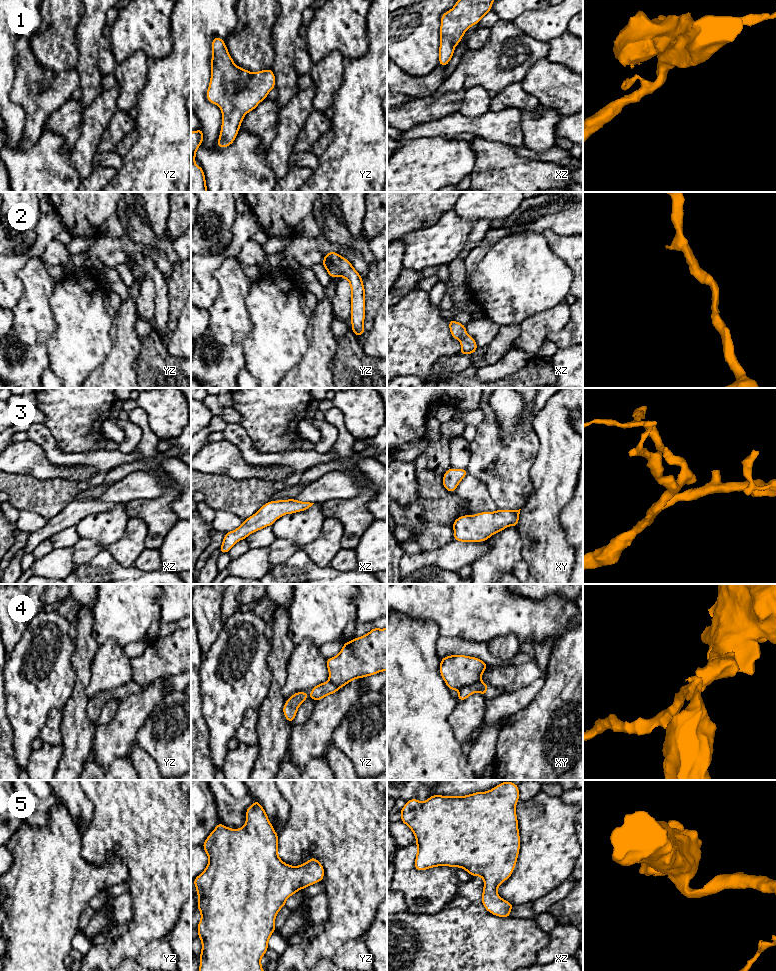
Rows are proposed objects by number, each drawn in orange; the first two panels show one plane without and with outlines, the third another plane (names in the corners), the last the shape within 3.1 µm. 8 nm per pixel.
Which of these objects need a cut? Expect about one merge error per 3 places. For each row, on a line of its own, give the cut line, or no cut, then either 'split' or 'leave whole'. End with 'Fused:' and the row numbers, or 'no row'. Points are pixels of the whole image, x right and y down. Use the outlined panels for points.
1: cut none; leave whole
2: cut none; leave whole
3: cut none; leave whole
4: cut xy (480, 681), (458, 689); split
5: cut none; leave whole
Fused: 4

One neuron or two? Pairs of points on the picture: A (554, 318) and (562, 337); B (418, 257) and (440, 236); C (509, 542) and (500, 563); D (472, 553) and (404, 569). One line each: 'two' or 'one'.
A: two
B: one
C: one
D: one

